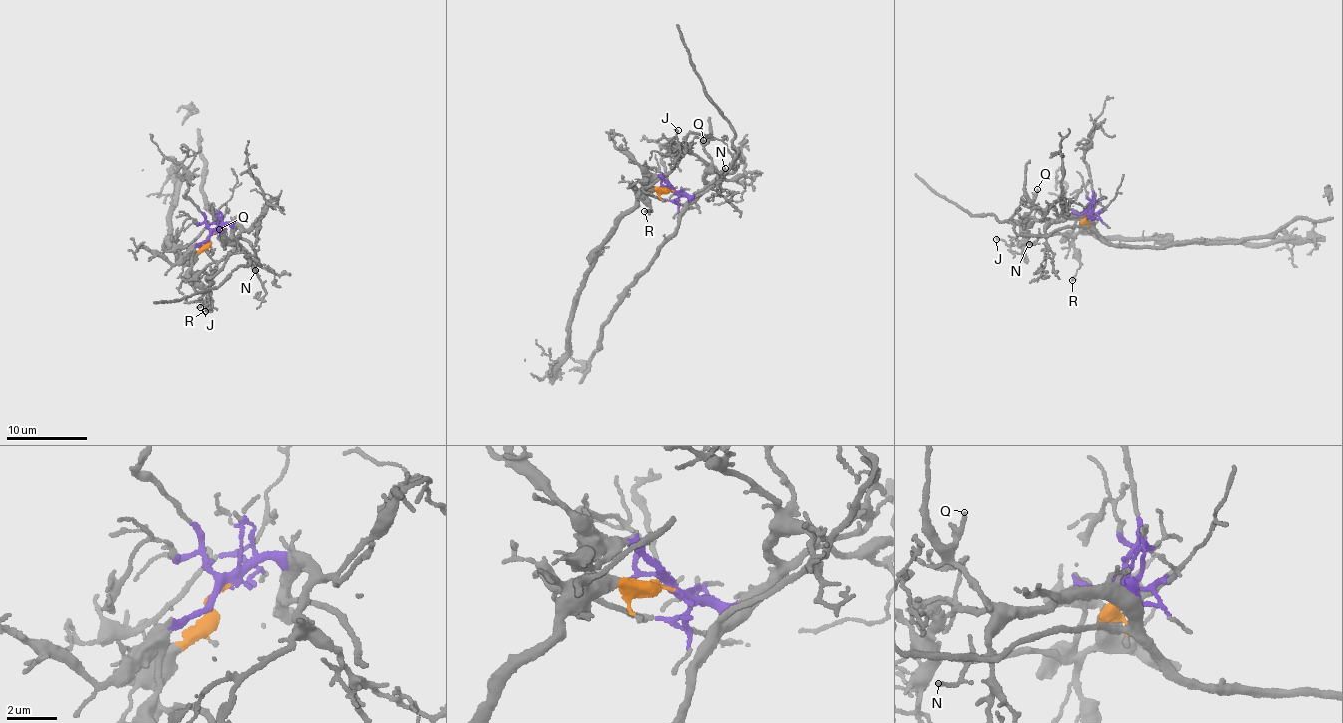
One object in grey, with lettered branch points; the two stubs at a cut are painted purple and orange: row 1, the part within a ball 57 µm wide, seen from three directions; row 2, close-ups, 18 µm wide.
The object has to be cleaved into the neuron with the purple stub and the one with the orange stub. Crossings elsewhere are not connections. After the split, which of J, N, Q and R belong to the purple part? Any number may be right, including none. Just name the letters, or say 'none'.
N, Q

